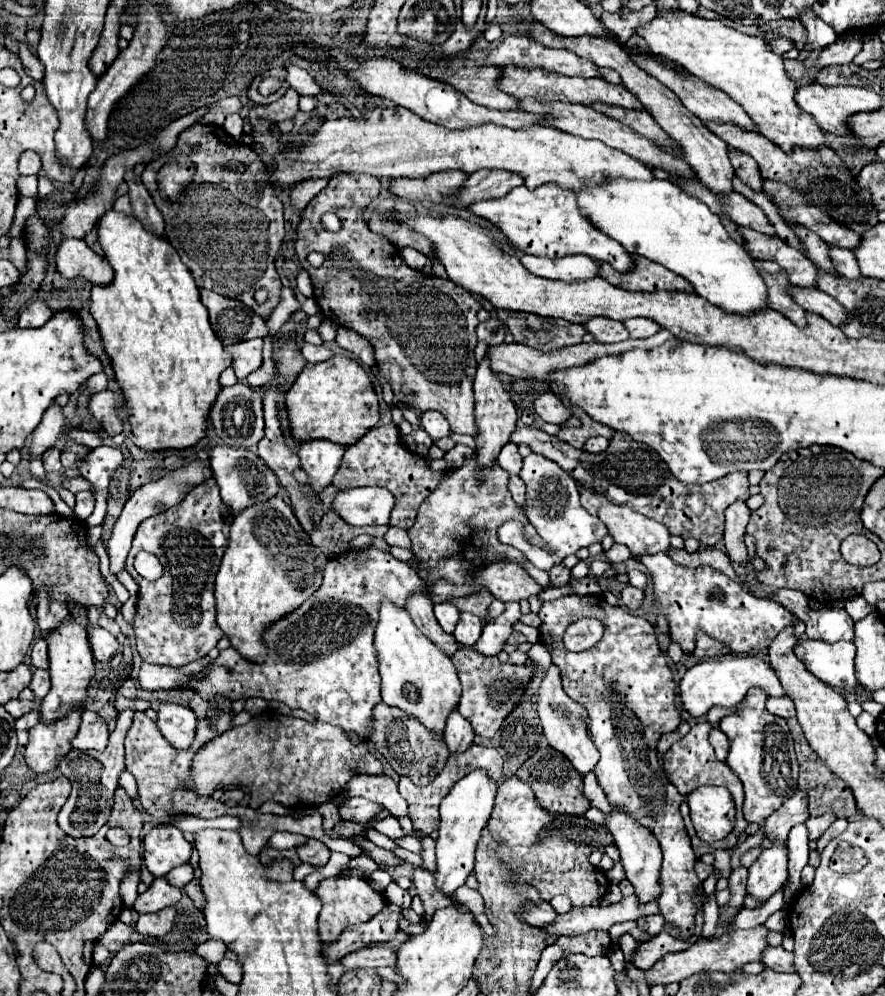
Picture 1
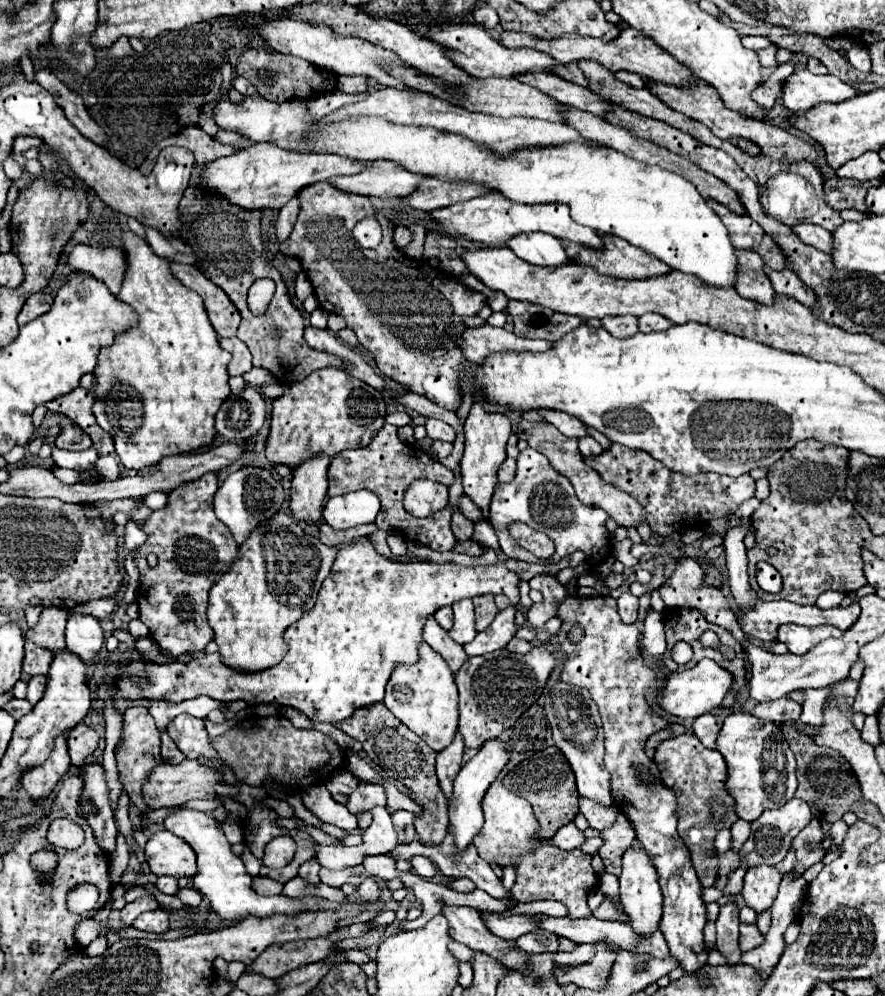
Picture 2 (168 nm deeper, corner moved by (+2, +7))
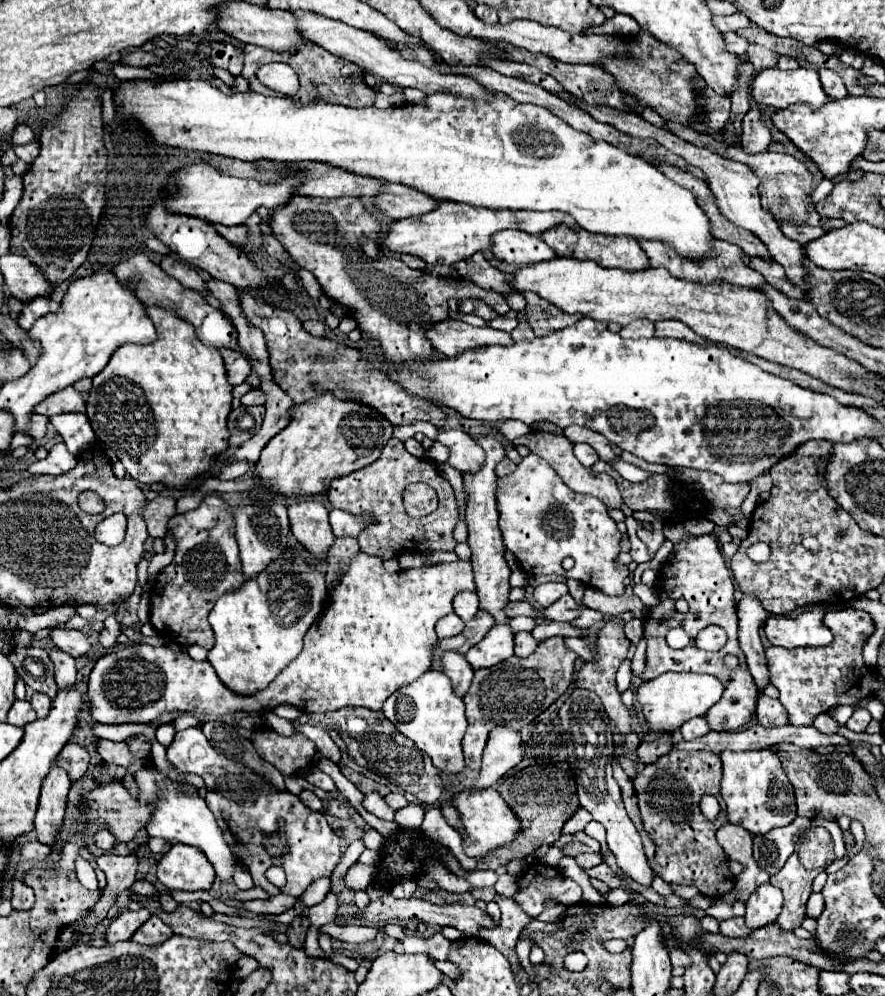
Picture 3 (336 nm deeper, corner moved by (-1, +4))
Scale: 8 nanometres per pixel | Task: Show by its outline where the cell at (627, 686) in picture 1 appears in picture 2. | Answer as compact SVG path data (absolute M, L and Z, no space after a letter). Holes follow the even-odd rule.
M567 596L563 604L559 604L557 616L563 620L563 626L557 634L561 648L567 654L567 662L561 672L561 680L567 684L575 684L581 688L587 688L591 692L591 698L599 706L599 714L603 720L603 730L605 730L605 768L611 772L611 788L615 796L617 810L621 810L635 826L637 840L643 844L643 848L653 856L653 866L657 868L661 892L663 892L663 918L661 918L661 932L669 944L671 956L677 956L681 960L681 968L685 974L697 972L701 964L707 964L707 952L703 944L703 928L707 924L705 916L705 902L701 900L701 884L697 880L697 874L693 872L691 860L689 860L689 850L681 842L677 834L677 816L675 816L675 794L665 788L665 784L659 778L657 764L645 756L645 740L667 728L667 720L659 718L651 704L647 702L645 694L649 688L657 684L655 680L655 668L645 662L645 658L639 652L639 628L637 624L623 624L619 614L617 614L617 602L611 596L595 596L595 598L581 598L581 596ZM581 626L583 628L583 638L579 642L571 642L567 638L569 630Z

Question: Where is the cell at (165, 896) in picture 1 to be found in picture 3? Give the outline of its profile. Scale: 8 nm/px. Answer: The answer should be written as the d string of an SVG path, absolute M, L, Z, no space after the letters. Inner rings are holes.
M138 909L138 911L122 911L108 927L106 931L106 941L116 943L116 941L128 941L134 931L150 917L152 913L148 909Z

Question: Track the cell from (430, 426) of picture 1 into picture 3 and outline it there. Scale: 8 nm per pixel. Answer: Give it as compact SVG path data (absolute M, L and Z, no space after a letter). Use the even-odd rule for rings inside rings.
M440 429L436 441L444 443L450 449L448 463L456 469L474 471L484 461L484 451L472 441L472 437L460 429Z

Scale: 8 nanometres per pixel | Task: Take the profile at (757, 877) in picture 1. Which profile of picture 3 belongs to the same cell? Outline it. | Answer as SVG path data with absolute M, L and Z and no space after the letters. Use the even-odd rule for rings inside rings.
M764 883L746 901L744 919L750 929L758 929L764 927L766 923L776 921L780 911L782 911L782 891L772 883Z

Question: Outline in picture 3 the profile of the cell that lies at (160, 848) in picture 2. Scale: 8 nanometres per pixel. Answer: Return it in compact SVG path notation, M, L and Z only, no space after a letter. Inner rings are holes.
M172 843L158 861L158 881L170 891L208 891L214 877L206 855L184 843Z

